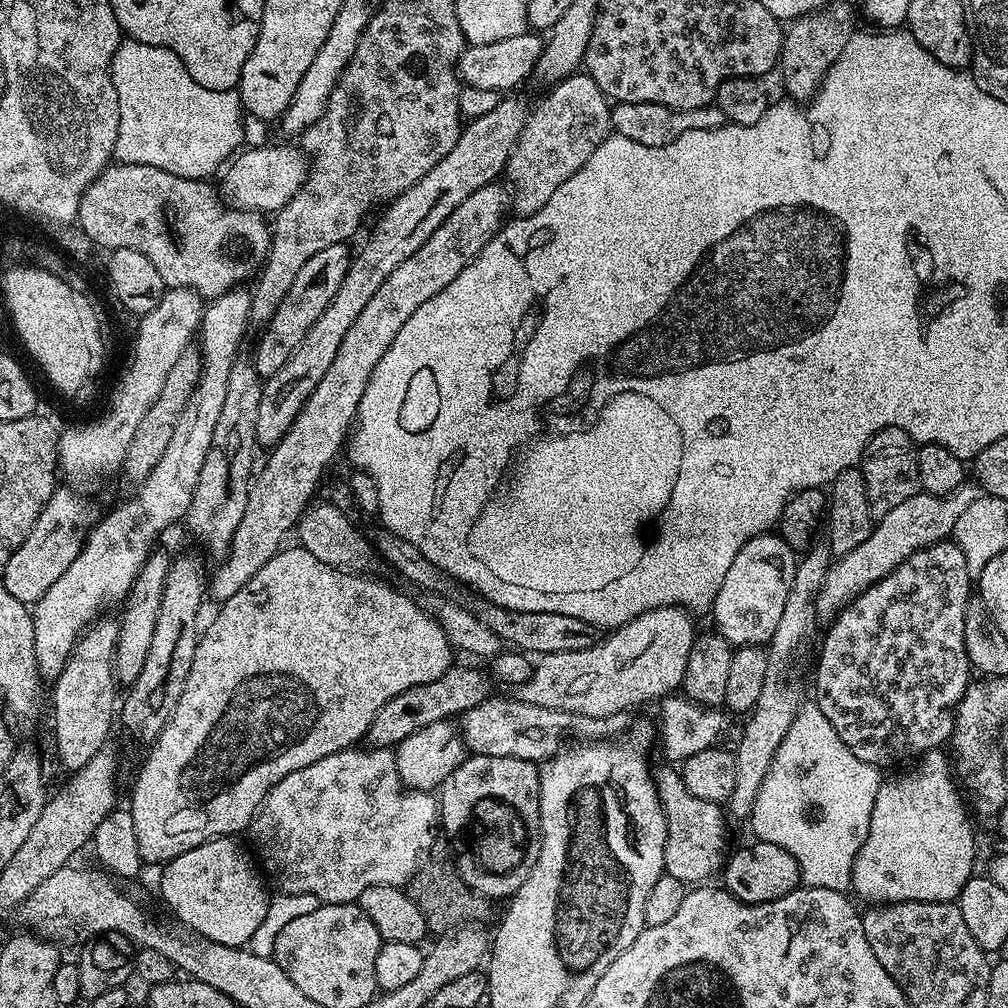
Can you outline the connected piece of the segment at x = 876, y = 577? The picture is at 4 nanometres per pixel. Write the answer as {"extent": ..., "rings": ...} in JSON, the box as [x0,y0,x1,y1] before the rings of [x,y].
{"extent":[816,482,982,622],"rings":[[[965,482],[945,496],[932,496],[926,491],[918,491],[914,498],[906,498],[899,506],[894,506],[884,516],[875,521],[870,538],[862,542],[862,546],[854,546],[850,554],[833,559],[828,567],[826,578],[822,582],[822,590],[816,599],[816,615],[821,621],[828,622],[841,612],[856,596],[861,596],[870,586],[874,586],[886,574],[890,574],[910,554],[922,550],[931,544],[949,539],[958,526],[958,518],[962,514],[973,511],[976,499],[982,493],[975,483]]]}

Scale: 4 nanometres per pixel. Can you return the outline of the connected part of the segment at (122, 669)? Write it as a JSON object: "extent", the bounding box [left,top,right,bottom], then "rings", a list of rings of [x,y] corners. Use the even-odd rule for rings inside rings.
{"extent":[114,550,173,686],"rings":[[[153,550],[148,555],[142,570],[138,570],[138,578],[126,597],[128,609],[119,619],[120,633],[114,654],[116,679],[121,685],[130,686],[142,674],[142,666],[146,666],[146,654],[150,654],[150,641],[154,638],[154,626],[158,626],[158,606],[162,606],[162,594],[166,586],[168,571],[172,568],[173,557],[160,550]]]}

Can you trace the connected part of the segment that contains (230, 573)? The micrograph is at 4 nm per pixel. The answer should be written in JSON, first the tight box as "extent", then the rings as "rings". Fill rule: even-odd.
{"extent":[211,182,510,602],"rings":[[[493,182],[482,186],[482,190],[474,190],[474,194],[470,194],[470,198],[466,198],[466,202],[462,202],[462,206],[458,206],[458,210],[454,210],[454,214],[450,214],[450,218],[446,218],[446,222],[442,222],[442,226],[438,226],[438,230],[434,230],[434,234],[430,234],[430,238],[426,238],[426,242],[422,242],[422,246],[418,246],[418,250],[414,250],[414,254],[410,254],[410,258],[406,258],[406,262],[402,262],[402,266],[398,266],[398,270],[394,270],[394,274],[390,274],[386,282],[382,282],[382,286],[378,286],[374,298],[366,302],[354,326],[346,330],[346,338],[342,338],[342,346],[338,346],[334,362],[330,362],[330,370],[322,374],[322,382],[314,386],[310,398],[304,403],[304,409],[294,418],[290,430],[269,451],[272,453],[269,454],[264,469],[261,472],[259,469],[255,473],[248,490],[246,514],[242,514],[242,522],[238,522],[238,530],[234,530],[228,556],[219,561],[217,568],[220,569],[213,576],[211,573],[211,599],[213,596],[216,602],[223,602],[234,598],[234,594],[238,594],[238,590],[242,590],[242,586],[246,586],[246,582],[250,582],[250,578],[254,578],[254,574],[258,574],[258,570],[262,570],[262,566],[266,566],[266,562],[270,562],[270,558],[274,558],[274,554],[280,551],[287,541],[284,539],[287,538],[288,531],[291,533],[297,527],[297,520],[309,507],[312,500],[310,498],[315,494],[328,463],[339,452],[341,455],[349,439],[350,429],[356,419],[356,410],[370,380],[370,374],[374,372],[374,366],[378,366],[378,362],[382,360],[382,354],[390,348],[390,342],[398,338],[398,330],[402,330],[406,318],[410,318],[410,314],[414,314],[414,310],[418,310],[422,302],[430,302],[430,298],[434,298],[438,290],[446,290],[446,286],[450,286],[450,282],[454,282],[454,278],[458,278],[458,274],[466,270],[466,266],[479,254],[482,246],[486,246],[490,238],[494,238],[494,234],[505,223],[509,212],[510,192],[503,183]]]}

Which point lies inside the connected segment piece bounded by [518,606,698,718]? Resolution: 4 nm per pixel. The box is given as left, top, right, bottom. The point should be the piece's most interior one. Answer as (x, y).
(645, 659)

